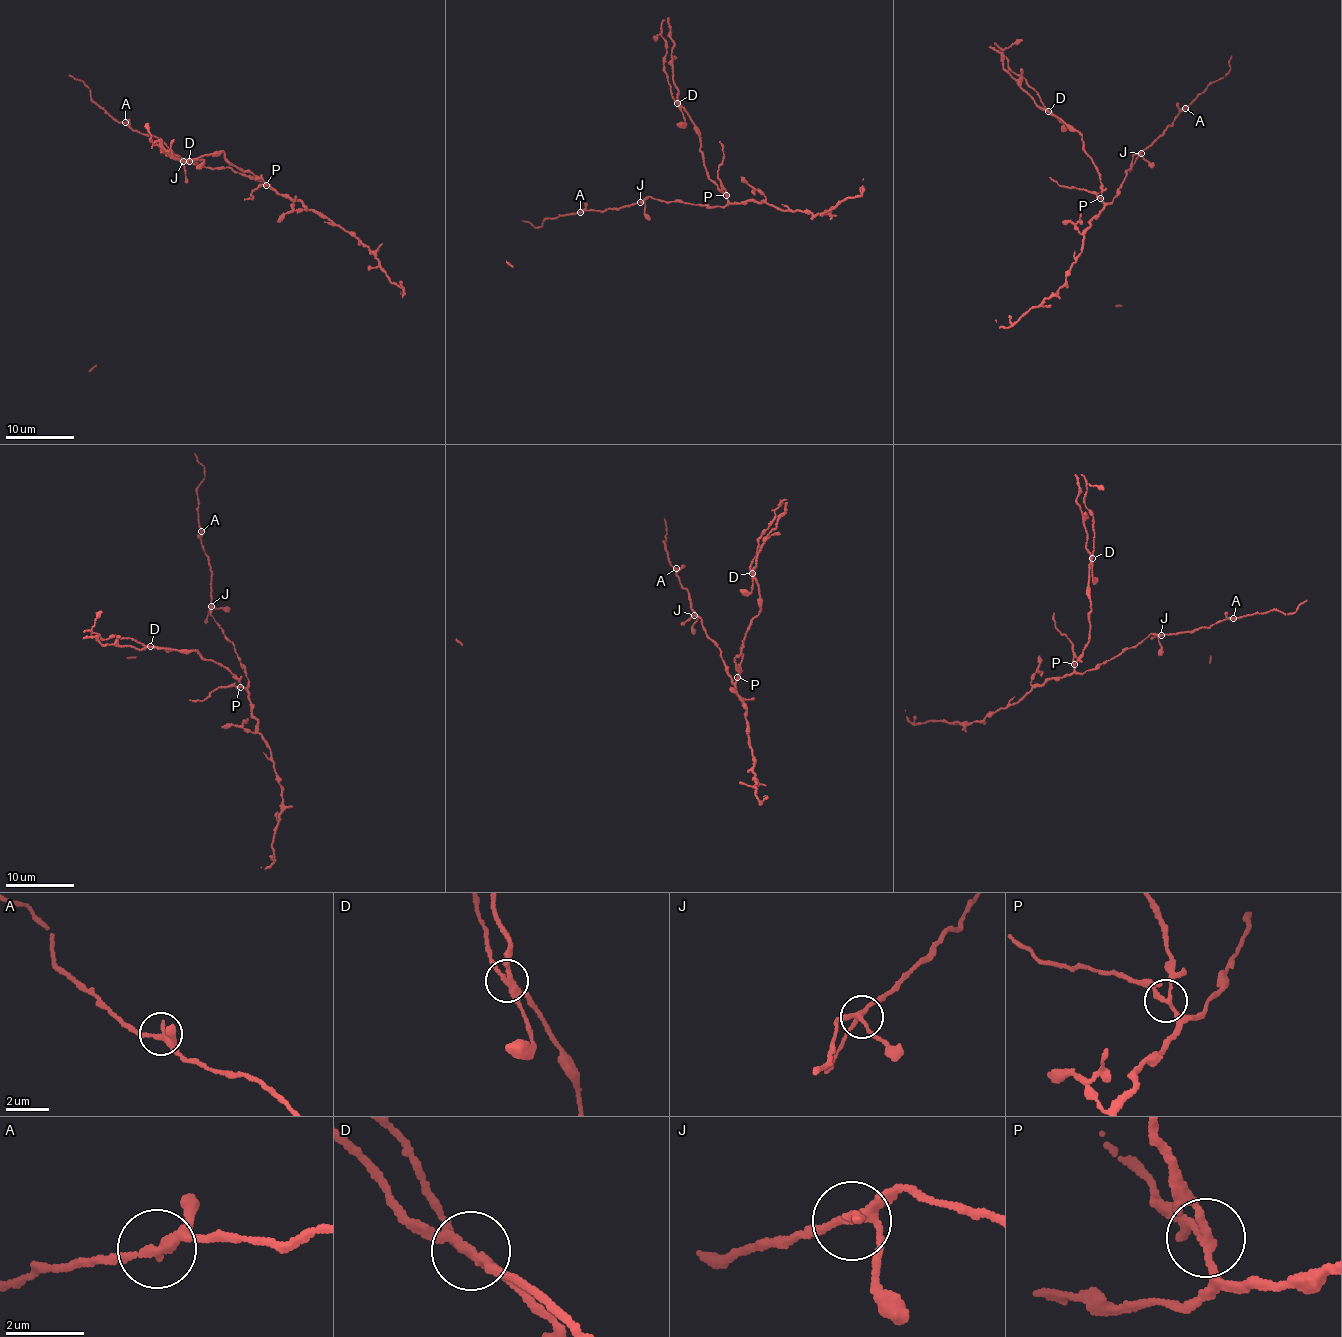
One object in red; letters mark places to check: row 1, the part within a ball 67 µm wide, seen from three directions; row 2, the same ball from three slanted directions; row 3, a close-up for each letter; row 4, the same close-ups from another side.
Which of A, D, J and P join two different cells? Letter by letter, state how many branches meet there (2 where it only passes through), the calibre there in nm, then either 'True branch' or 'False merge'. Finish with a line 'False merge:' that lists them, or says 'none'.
A: Branches: 3. Thickness 200 nm. True branch
D: Branches: 4. Thickness 240 nm. False merge
J: Branches: 4. Thickness 240 nm. True branch
P: Branches: 3. Thickness 180 nm. False merge
False merge: D, P

